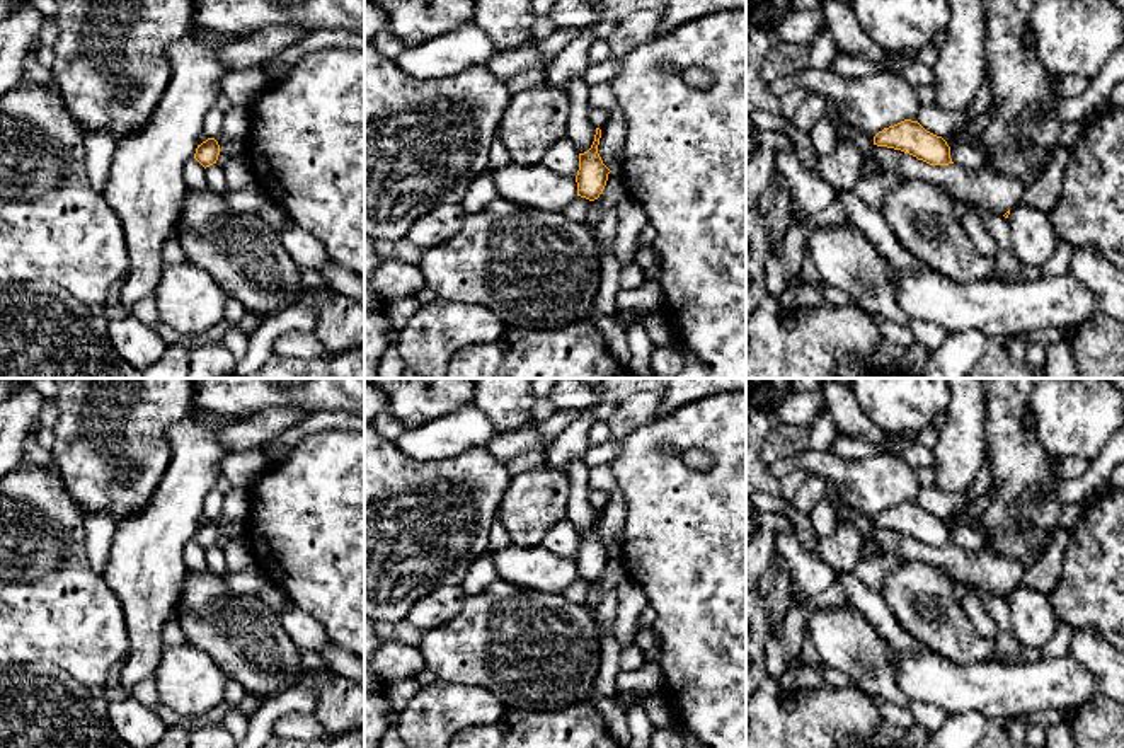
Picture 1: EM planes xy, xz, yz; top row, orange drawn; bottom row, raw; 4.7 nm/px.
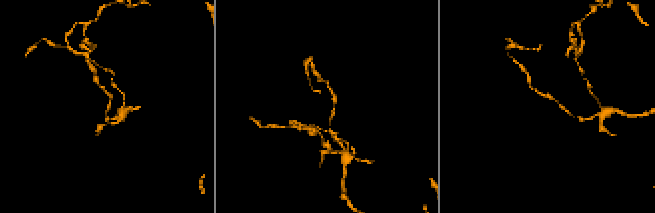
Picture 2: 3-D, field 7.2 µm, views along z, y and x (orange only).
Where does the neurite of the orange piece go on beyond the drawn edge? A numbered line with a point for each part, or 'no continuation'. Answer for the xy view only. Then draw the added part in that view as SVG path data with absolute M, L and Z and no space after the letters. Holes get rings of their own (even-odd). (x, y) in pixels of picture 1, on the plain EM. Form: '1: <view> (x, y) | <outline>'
no continuation

